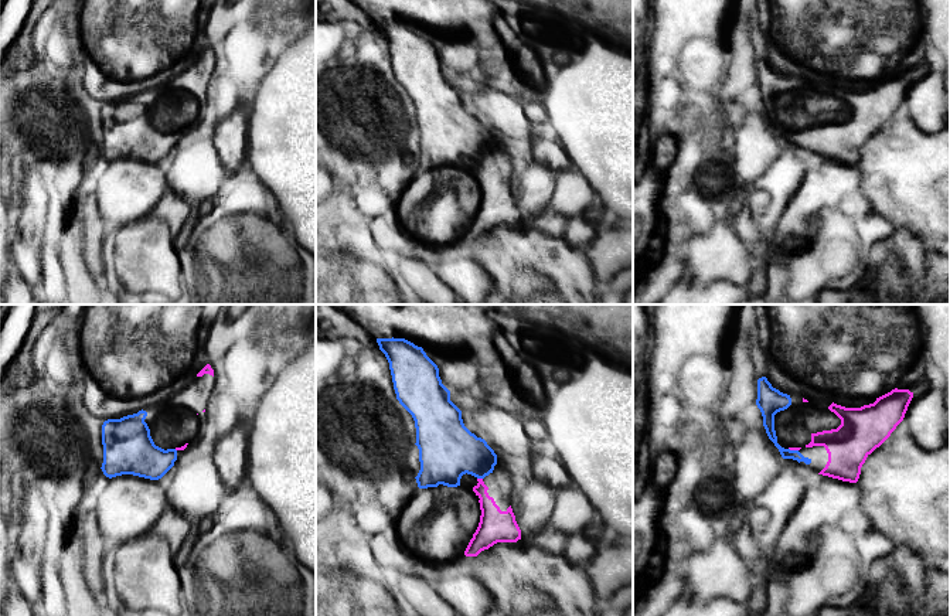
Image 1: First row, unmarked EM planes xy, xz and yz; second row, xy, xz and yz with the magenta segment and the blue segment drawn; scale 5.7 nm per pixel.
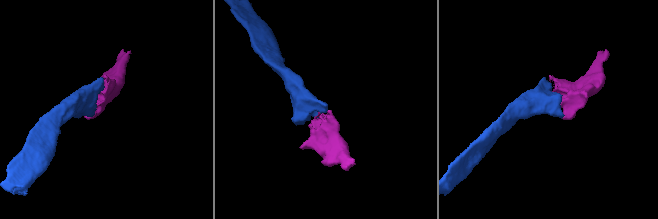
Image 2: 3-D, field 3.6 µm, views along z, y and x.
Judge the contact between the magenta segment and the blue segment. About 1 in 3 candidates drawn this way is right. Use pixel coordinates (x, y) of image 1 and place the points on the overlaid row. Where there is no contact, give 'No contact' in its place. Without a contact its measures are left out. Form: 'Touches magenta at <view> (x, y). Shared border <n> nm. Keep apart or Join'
Touches magenta at xz (480, 479). Shared border 30 nm. Join

